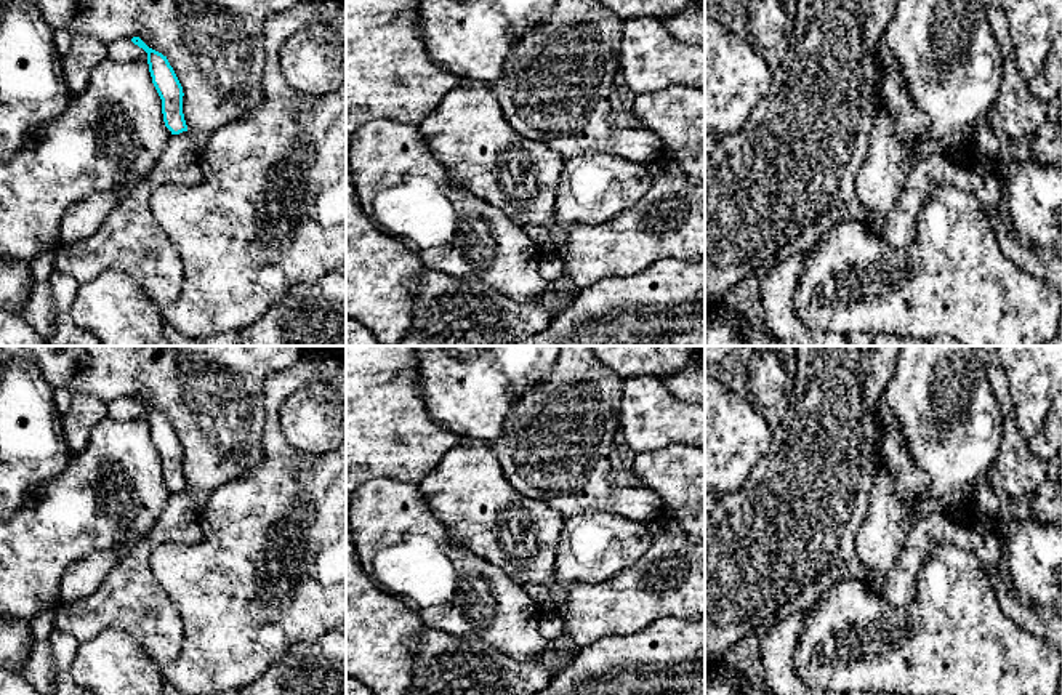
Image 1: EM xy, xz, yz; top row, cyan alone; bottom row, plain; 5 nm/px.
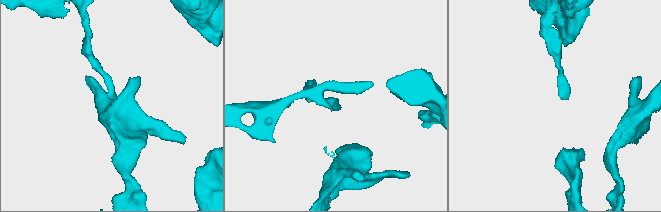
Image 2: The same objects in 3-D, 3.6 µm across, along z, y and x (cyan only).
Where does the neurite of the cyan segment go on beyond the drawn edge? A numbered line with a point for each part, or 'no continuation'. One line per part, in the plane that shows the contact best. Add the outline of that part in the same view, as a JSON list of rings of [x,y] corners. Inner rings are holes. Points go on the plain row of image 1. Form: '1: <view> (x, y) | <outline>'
no continuation

